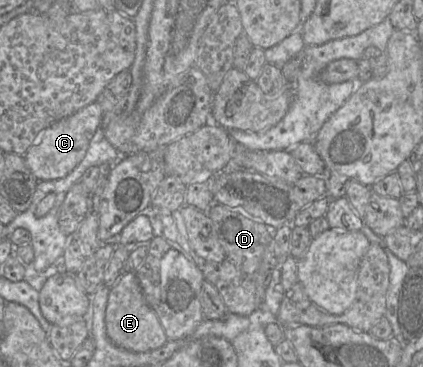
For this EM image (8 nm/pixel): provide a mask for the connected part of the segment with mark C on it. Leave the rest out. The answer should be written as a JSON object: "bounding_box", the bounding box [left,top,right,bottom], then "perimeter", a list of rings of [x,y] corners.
{"bounding_box":[23,102,103,181],"perimeter":[[[94,102],[71,116],[63,118],[46,128],[23,155],[26,165],[38,181],[51,181],[66,177],[84,159],[91,139],[101,127],[103,111]]]}

